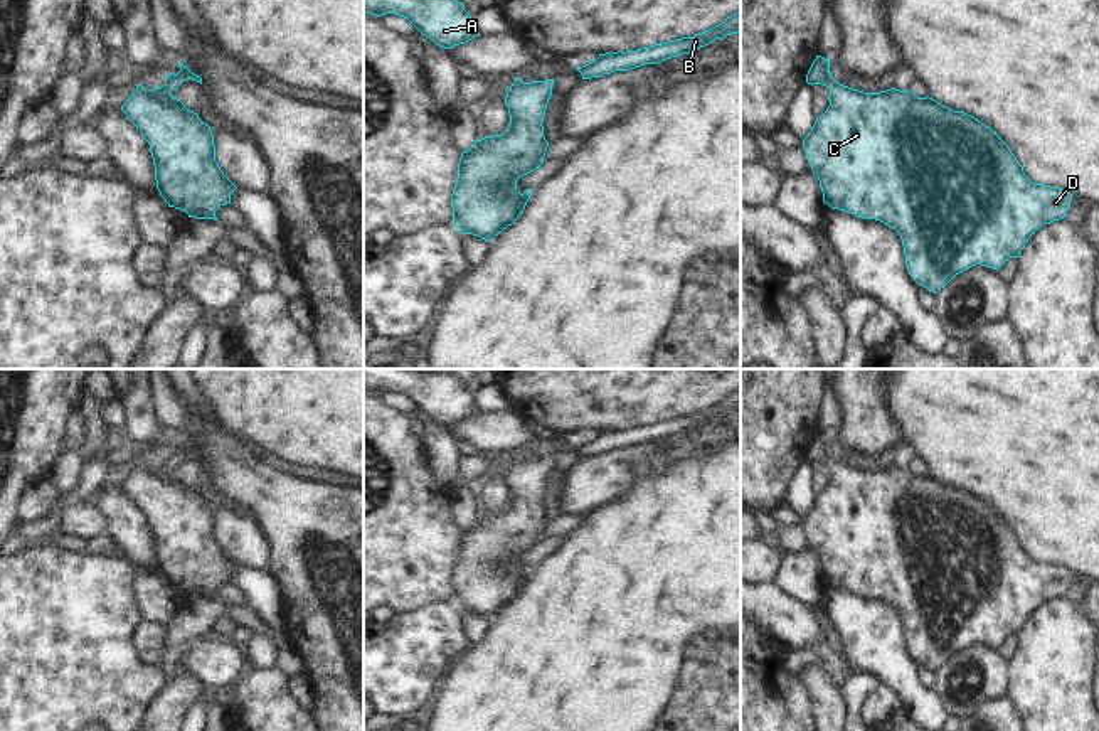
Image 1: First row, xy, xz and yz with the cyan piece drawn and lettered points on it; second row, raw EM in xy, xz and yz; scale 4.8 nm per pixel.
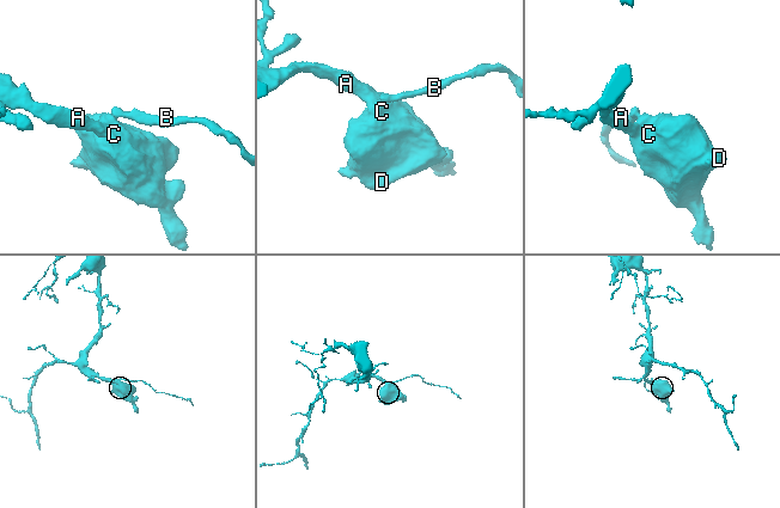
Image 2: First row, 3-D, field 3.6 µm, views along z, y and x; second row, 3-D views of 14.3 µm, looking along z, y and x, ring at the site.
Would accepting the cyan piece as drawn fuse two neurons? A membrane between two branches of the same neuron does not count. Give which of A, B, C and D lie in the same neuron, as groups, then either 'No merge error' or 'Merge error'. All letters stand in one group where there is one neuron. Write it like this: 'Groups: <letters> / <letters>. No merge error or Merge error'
Groups: A B C D. No merge error.

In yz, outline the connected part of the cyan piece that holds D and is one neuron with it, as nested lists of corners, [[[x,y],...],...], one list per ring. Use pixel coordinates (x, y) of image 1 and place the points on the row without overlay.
[[[821,433],[813,438],[806,460],[830,467],[830,483],[803,517],[806,537],[820,558],[823,579],[831,586],[875,596],[895,606],[902,616],[909,652],[929,669],[937,670],[956,652],[974,642],[998,648],[1010,635],[1020,633],[1043,601],[1067,593],[1072,571],[1060,564],[1033,561],[1010,524],[978,495],[942,483],[929,473],[917,475],[909,467],[863,470],[843,463],[833,456],[830,436]]]

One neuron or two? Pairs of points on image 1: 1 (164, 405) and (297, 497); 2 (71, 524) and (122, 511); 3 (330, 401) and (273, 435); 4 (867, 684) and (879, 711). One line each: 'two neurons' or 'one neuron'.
1: two neurons
2: two neurons
3: one neuron
4: two neurons

